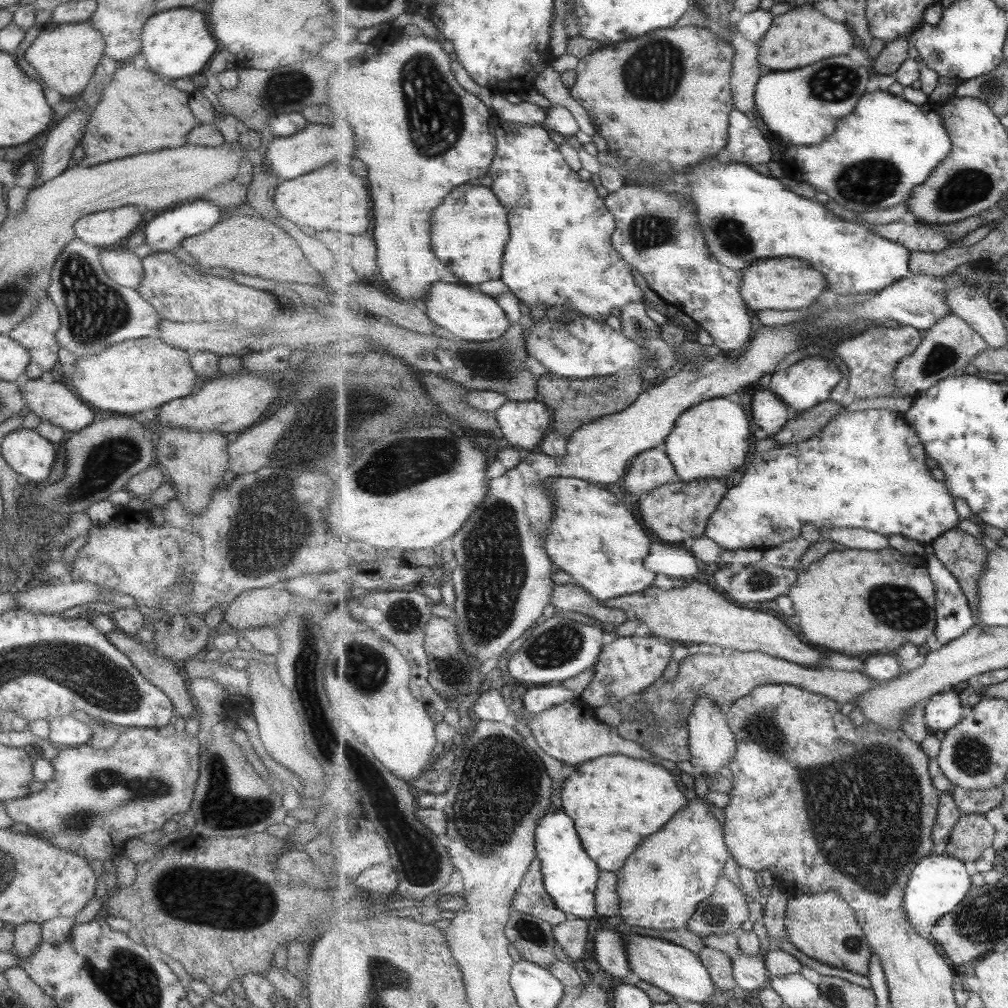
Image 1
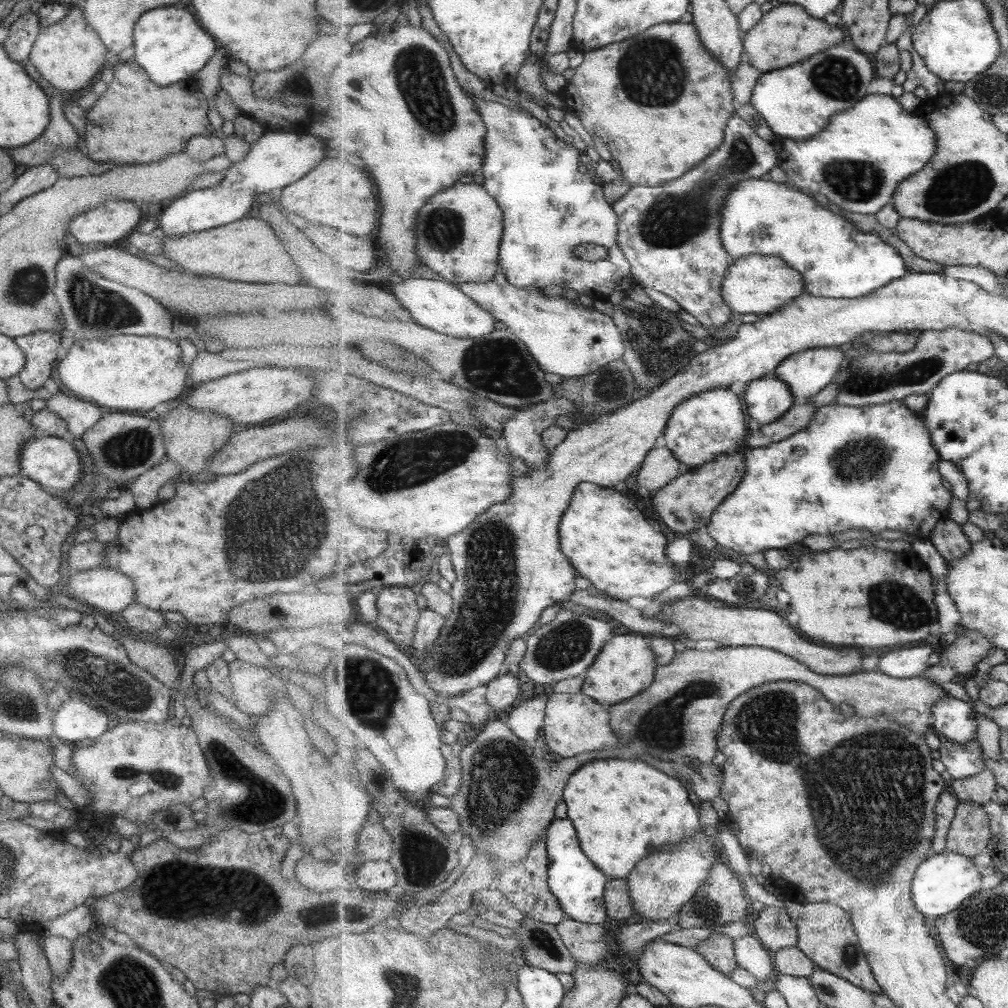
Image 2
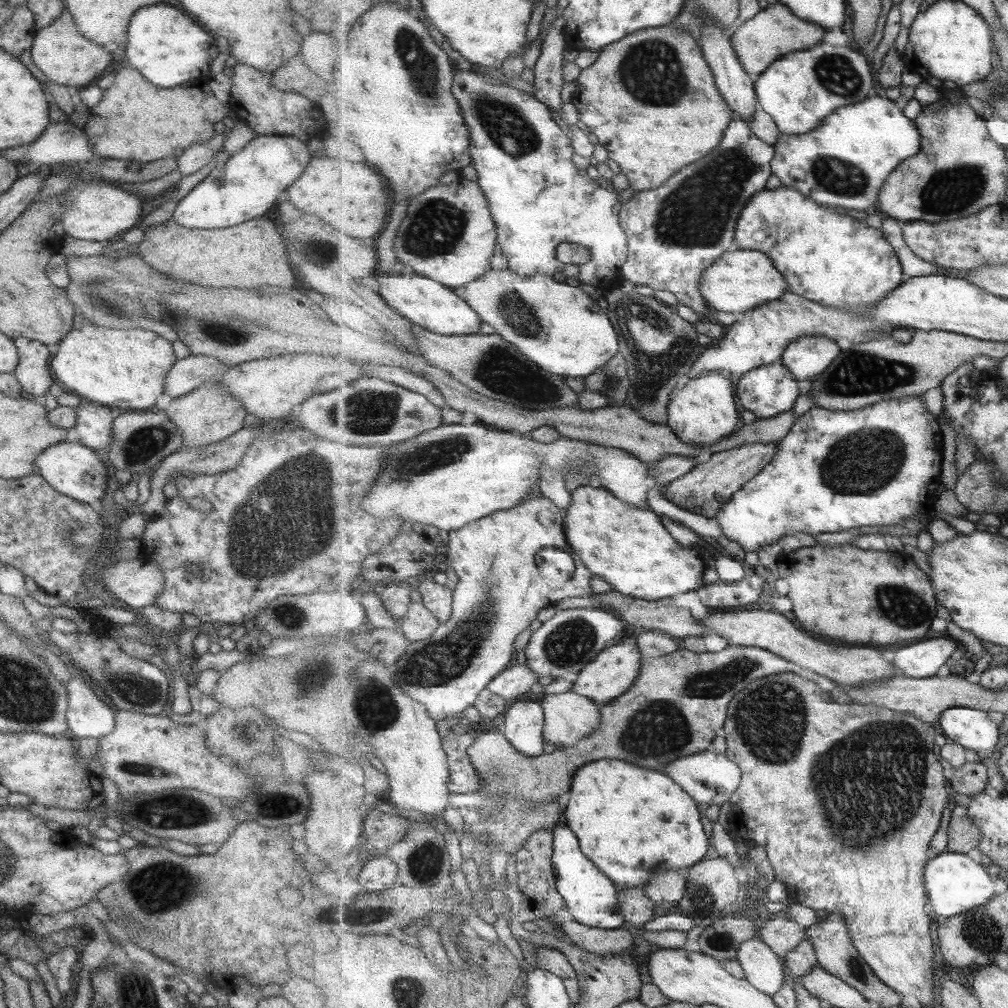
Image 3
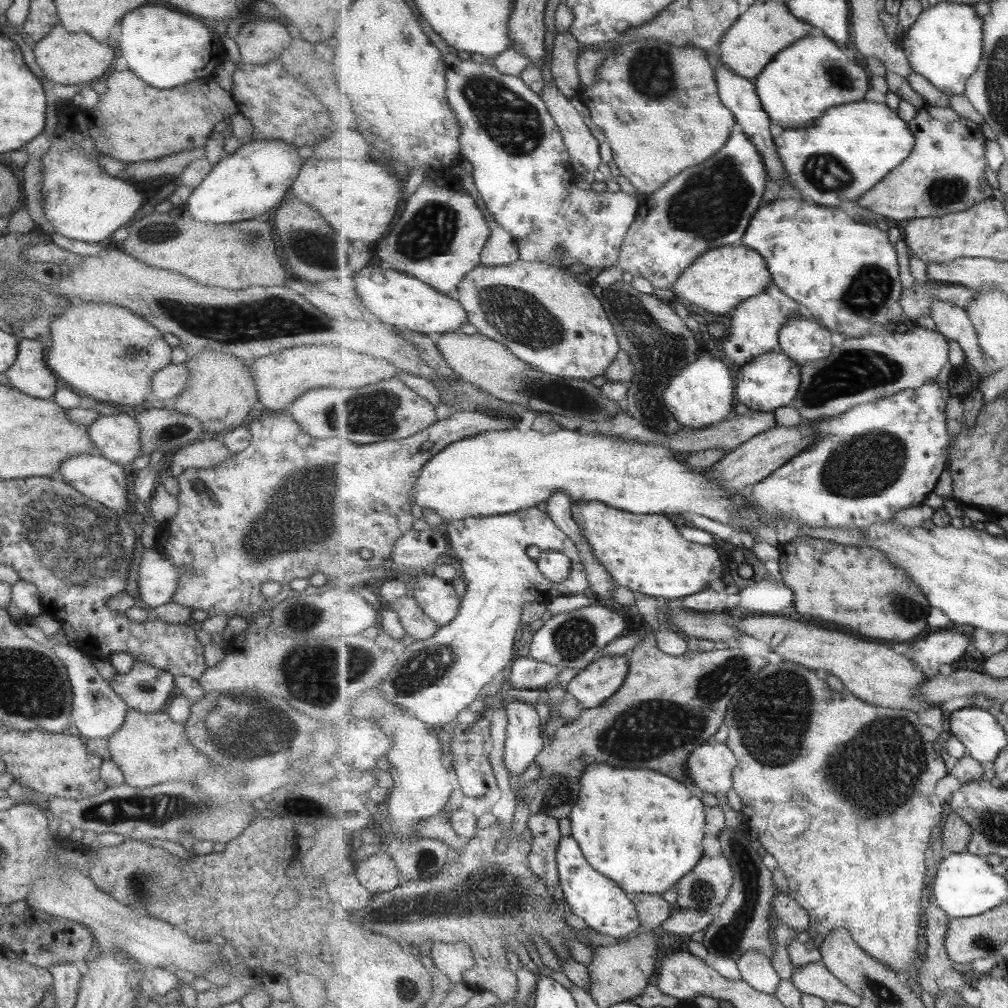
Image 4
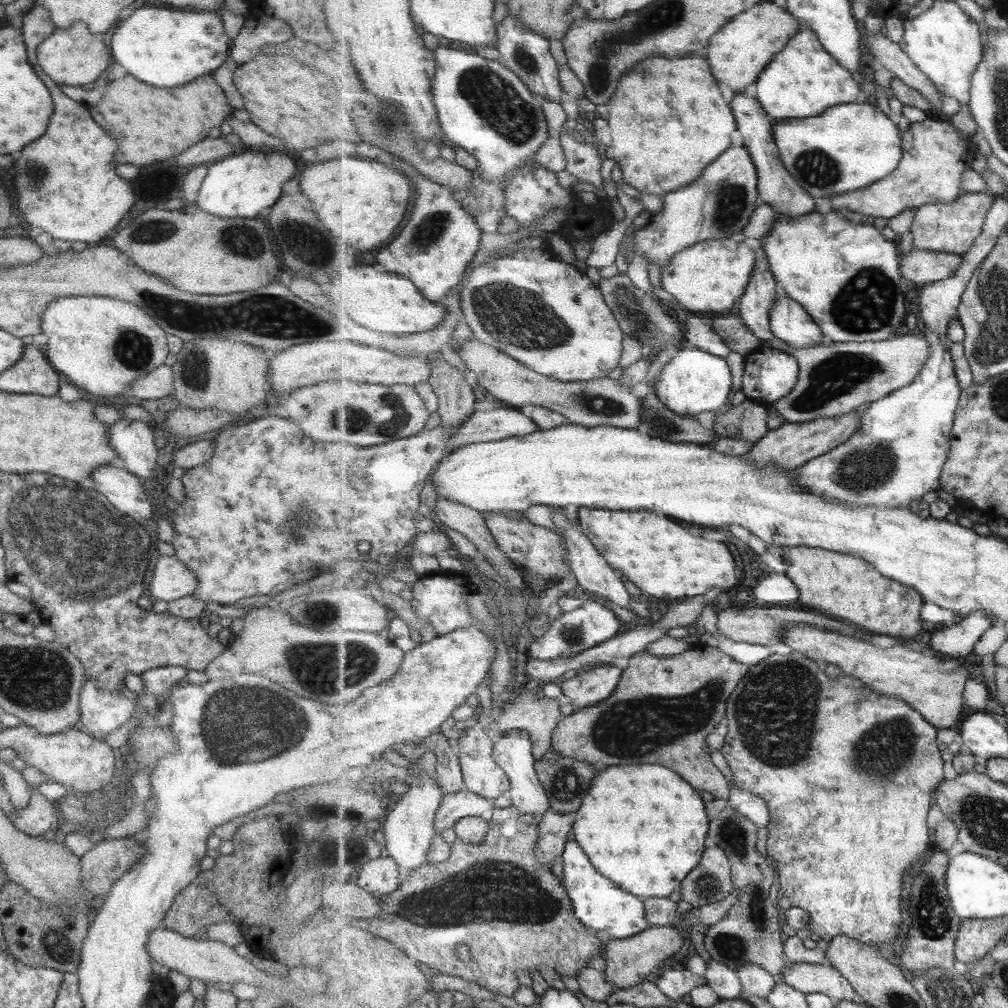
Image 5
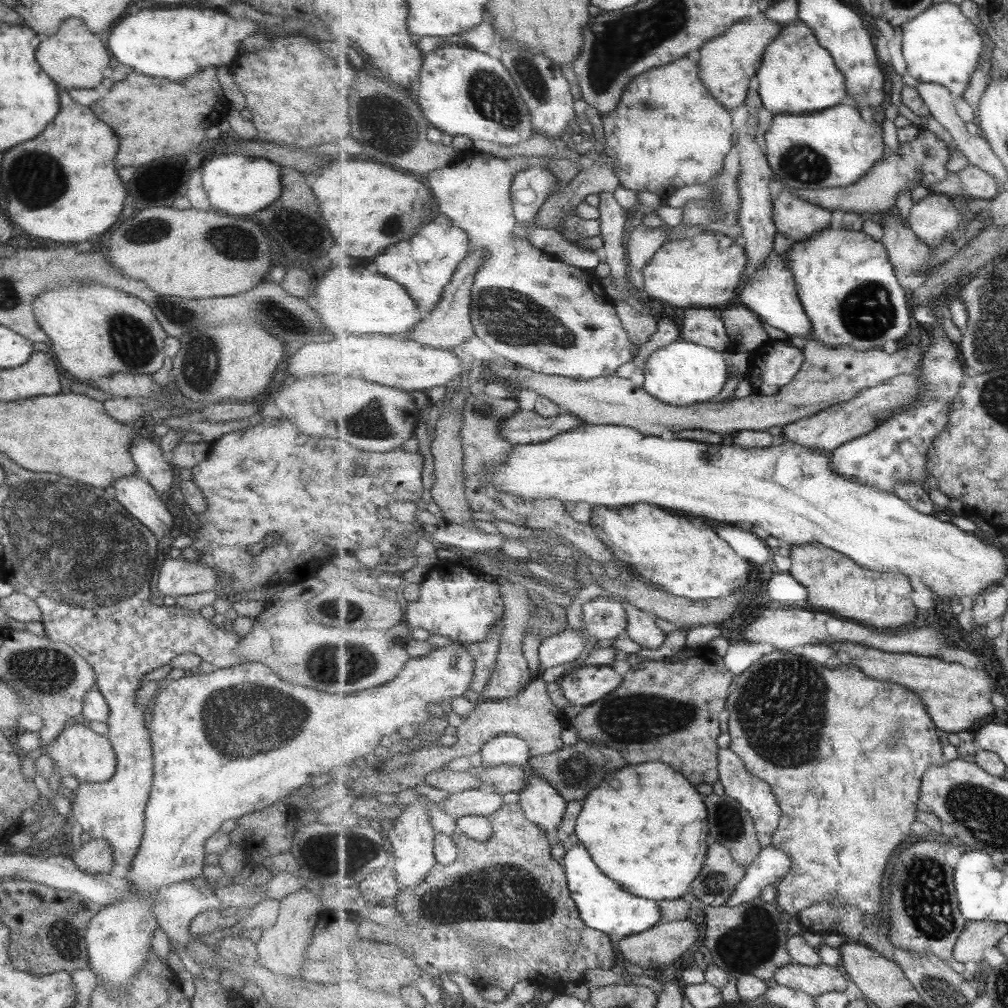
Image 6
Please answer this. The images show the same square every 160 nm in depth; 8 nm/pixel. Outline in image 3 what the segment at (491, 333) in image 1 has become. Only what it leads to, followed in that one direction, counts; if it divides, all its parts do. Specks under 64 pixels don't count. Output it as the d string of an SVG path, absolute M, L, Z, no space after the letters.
M409 272L409 274L391 274L379 278L381 282L381 296L403 317L413 324L437 334L461 336L477 334L481 330L484 320L481 315L465 300L459 298L452 288L427 278Z

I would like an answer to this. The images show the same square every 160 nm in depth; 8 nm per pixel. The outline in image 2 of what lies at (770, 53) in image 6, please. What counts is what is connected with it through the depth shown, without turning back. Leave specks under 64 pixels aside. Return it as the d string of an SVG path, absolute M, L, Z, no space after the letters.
M835 46L785 70L762 73L751 105L763 115L779 139L809 140L825 130L833 114L861 102L870 93L869 85L876 76L871 55L850 50L847 46Z

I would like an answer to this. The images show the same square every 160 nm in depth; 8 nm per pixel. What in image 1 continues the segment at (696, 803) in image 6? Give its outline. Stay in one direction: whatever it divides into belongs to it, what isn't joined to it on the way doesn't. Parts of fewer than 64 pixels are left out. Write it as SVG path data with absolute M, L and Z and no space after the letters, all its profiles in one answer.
M603 756L579 766L565 782L563 808L575 822L585 850L603 870L617 872L651 834L659 832L689 800L671 772L647 760Z

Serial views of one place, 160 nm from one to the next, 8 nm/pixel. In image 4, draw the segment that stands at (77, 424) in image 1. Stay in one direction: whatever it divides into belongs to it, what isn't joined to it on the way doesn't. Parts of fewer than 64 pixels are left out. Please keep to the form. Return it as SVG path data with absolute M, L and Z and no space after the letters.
M124 413L99 415L87 425L87 436L97 448L97 454L126 469L139 454L139 425Z

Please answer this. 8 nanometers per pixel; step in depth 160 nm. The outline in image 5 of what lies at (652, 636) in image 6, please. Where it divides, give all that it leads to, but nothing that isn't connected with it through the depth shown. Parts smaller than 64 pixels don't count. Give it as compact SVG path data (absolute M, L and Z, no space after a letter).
M558 507L554 511L552 518L555 527L559 530L559 533L561 533L566 542L567 558L570 562L570 568L576 576L578 586L587 590L590 594L594 593L603 596L608 605L615 604L635 614L629 606L629 602L636 598L627 592L625 582L623 582L621 575L607 562L606 558L603 558L599 549L594 546L592 538L583 532L582 526L571 522L571 518L567 518L566 514L559 510Z

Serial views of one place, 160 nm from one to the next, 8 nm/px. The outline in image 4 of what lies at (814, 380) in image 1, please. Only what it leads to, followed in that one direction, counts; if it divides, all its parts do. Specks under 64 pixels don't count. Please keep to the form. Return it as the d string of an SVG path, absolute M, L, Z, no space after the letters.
M806 311L790 316L790 321L780 332L780 346L801 367L808 362L829 358L834 349L829 328Z

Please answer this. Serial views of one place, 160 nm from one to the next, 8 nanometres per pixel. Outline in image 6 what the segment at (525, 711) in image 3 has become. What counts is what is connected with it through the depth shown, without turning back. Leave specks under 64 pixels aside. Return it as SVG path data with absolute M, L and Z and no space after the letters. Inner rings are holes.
M499 735L490 740L480 753L482 764L501 766L520 764L530 766L531 747L526 740L515 735ZM533 775L528 780L528 785L519 793L519 797L526 817L540 824L553 837L568 805L558 790L543 777Z

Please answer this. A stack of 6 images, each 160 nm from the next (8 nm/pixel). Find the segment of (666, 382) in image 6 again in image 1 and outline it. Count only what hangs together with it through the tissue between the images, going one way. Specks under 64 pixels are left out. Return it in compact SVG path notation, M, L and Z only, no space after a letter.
M735 397L712 398L684 412L667 437L664 448L681 482L727 479L746 466L751 448L751 420Z

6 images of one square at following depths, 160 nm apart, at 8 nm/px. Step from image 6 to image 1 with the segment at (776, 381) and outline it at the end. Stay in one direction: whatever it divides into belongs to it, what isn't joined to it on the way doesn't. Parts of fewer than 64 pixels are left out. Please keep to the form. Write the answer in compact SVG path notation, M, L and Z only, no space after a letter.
M769 388L756 391L752 398L751 410L756 426L771 435L778 434L795 417L792 408Z

